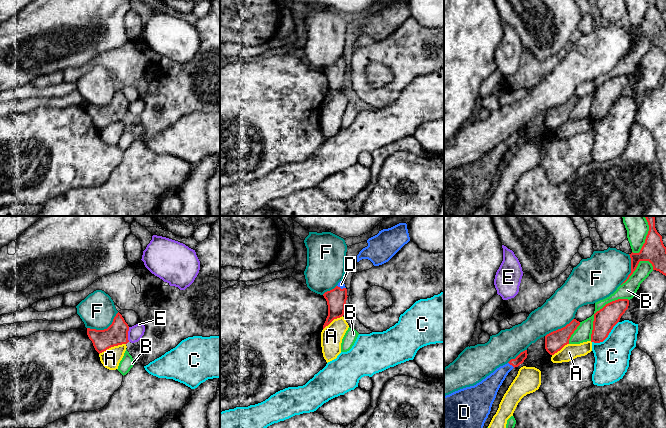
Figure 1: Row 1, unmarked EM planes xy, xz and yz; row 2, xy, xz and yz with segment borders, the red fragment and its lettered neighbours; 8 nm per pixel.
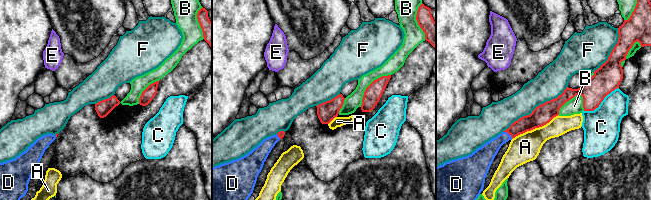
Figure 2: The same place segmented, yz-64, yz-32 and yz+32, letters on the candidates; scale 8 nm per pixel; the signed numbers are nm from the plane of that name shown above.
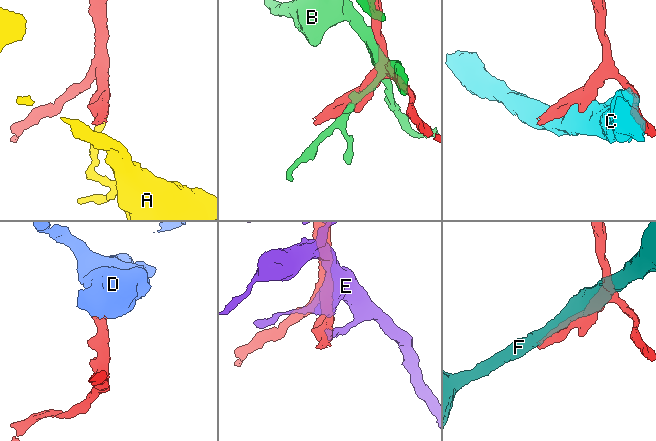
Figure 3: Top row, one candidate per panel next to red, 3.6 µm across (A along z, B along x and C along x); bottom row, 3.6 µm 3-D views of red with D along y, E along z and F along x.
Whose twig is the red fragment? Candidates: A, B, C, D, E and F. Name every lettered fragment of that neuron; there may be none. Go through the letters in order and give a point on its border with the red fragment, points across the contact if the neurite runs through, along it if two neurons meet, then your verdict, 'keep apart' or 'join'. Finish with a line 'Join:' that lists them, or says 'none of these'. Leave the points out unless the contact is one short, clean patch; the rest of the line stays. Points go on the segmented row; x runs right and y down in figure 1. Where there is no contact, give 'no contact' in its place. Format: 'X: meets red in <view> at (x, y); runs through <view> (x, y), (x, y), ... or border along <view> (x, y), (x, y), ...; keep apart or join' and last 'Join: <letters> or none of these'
A: meets red in xy at (112, 346); border along xy (125, 343), (111, 346), (99, 354); keep apart
B: meets red in yz at (597, 311); keep apart
C: meets red in yz at (607, 336); keep apart
D: meets red in yz at (511, 364); runs through yz (522, 356), (511, 364), (489, 386); join
E: meets red in xy at (127, 334); keep apart
F: meets red in xy at (104, 329); keep apart
Join: D

